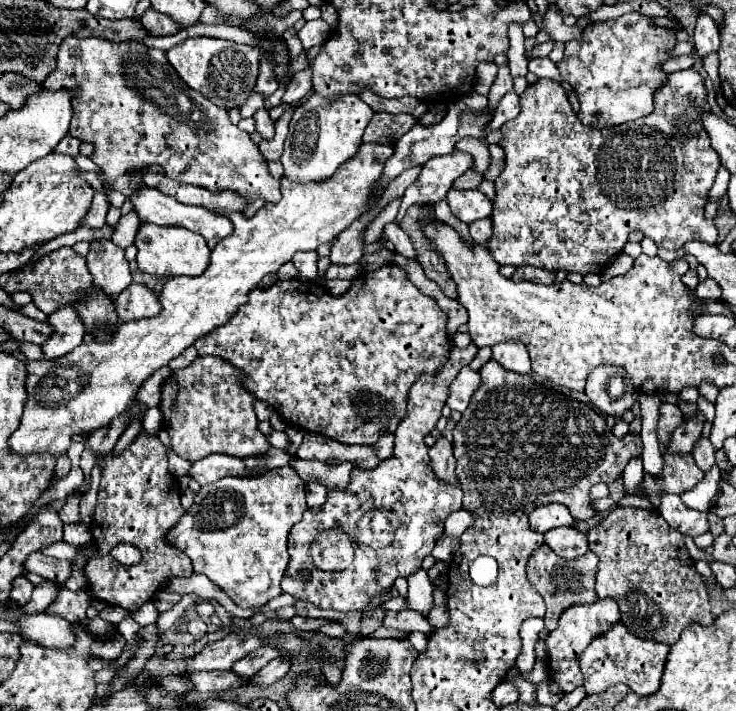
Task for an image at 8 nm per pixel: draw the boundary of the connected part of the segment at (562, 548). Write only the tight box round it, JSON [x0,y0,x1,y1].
[545,527,587,559]

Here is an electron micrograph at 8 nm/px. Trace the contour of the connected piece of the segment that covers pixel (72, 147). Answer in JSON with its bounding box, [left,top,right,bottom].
[55,135,81,157]

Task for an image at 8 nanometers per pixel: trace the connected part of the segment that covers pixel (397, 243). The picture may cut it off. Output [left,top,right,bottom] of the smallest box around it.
[385,223,417,261]

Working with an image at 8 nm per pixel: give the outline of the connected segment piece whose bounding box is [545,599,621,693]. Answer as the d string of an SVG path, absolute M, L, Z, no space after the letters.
M597 599L597 603L593 603L593 605L569 607L569 611L565 611L565 615L561 615L559 627L547 635L545 645L547 645L549 677L559 685L559 689L561 689L563 693L569 693L569 691L577 689L579 685L583 685L581 671L579 671L579 655L581 655L581 651L583 651L595 637L603 635L605 631L609 631L609 627L617 625L619 621L621 621L619 607L617 607L617 603L613 603L611 599Z

